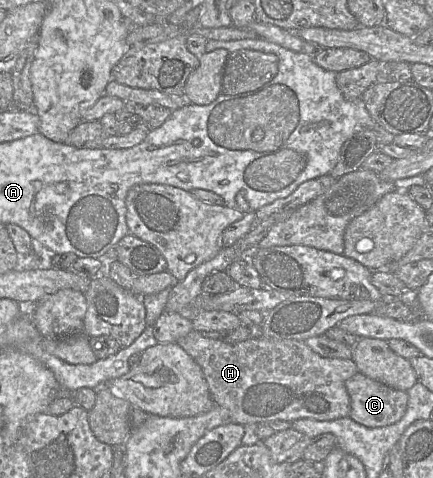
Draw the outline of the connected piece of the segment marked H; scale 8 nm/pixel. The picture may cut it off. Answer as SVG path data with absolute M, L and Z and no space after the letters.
M193 329L177 341L201 367L215 404L229 412L231 422L246 425L264 421L295 421L310 418L319 421L349 417L350 396L346 381L359 372L353 360L325 358L308 347L305 342L294 339L255 337L242 342L227 343L209 338Z

